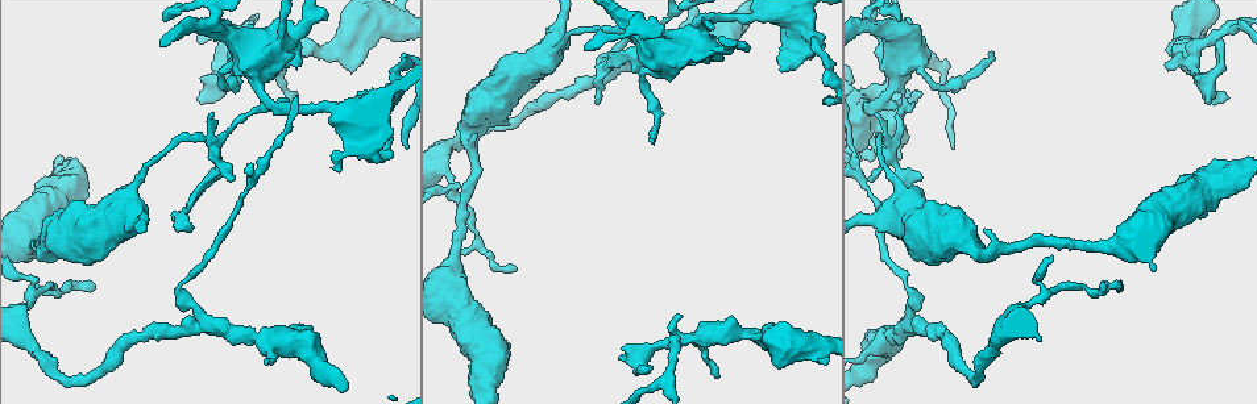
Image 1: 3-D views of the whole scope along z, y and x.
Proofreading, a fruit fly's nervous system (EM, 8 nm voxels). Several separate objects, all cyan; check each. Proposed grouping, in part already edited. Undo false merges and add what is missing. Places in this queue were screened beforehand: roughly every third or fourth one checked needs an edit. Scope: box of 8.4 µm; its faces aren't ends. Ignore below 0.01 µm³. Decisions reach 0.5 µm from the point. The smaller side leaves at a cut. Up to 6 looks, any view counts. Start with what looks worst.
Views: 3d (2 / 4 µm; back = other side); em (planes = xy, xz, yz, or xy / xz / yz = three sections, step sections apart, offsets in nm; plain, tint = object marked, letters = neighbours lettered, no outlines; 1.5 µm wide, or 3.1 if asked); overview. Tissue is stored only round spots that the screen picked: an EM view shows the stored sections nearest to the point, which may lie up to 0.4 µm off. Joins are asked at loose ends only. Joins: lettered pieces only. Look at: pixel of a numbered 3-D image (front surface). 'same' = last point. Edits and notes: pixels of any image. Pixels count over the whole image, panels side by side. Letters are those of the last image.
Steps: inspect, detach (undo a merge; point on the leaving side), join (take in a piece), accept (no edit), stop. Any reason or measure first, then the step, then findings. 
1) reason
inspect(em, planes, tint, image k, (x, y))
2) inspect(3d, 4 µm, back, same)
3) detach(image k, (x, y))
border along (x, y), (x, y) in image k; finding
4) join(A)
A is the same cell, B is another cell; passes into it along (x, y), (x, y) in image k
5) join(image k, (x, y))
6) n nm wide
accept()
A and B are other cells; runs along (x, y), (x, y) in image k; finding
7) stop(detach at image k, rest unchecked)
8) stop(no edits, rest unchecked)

narrows sharply
inspect(em, xy, step 4, tint, image 1, (681, 339))

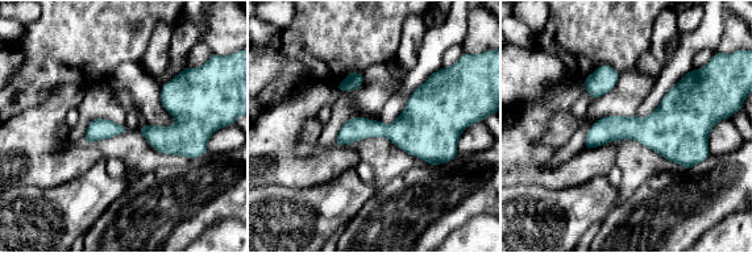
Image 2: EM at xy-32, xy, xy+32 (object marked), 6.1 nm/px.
cut it another way
inspect(em, xz, step 4, tint, same)

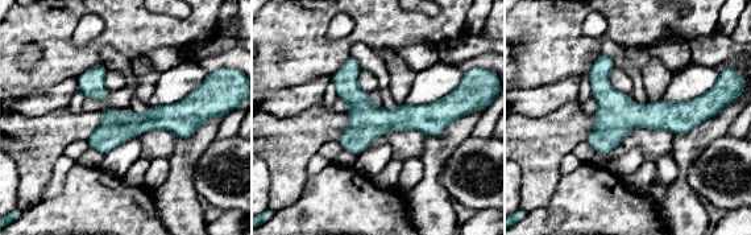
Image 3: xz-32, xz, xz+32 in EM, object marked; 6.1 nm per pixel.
what lies round it
inspect(em, xz, step 4, letters, same)

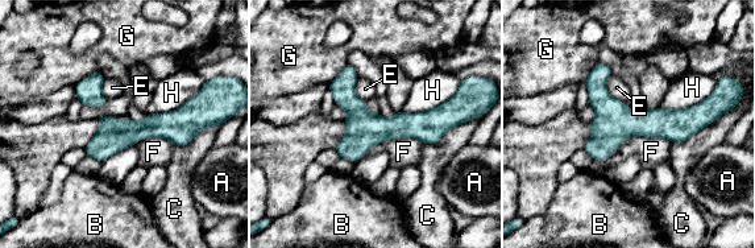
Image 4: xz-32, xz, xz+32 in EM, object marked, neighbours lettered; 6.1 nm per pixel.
accept()
A, B, C, E, F, G and H are other cells; runs along (332, 86), (373, 125), (455, 119) in image 4; one neuron here

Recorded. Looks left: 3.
a fork
inspect(3d, 2 µm, image 1, (883, 136))

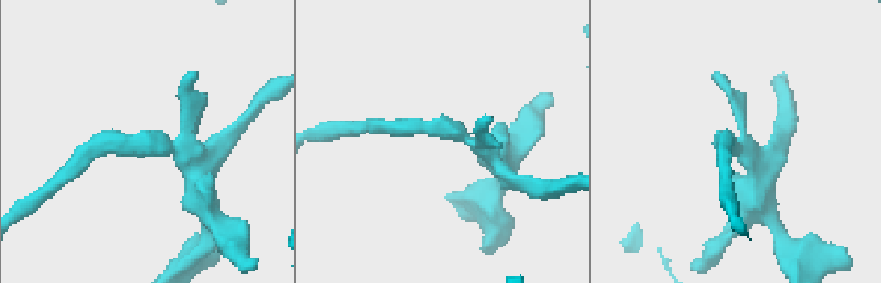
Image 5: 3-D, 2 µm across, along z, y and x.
inspect(em, yz, step 4, tint, image 5, (737, 146))

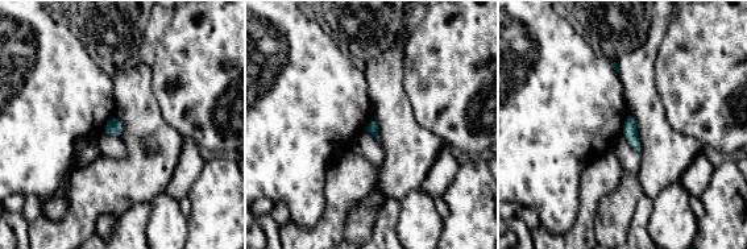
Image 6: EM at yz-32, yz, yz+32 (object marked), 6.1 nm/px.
another direction
inspect(em, planes, letters, same)

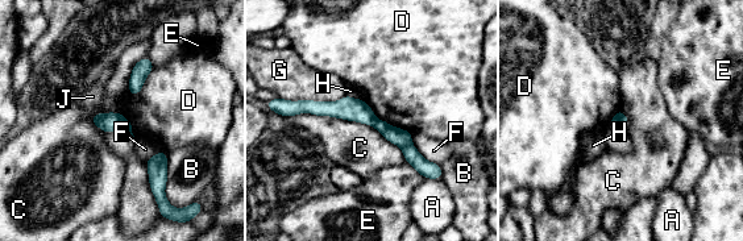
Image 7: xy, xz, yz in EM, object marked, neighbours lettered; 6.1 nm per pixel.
100 nm wide
detach(image 7, (127, 125))
A, B, C, D, E, F, G, H and J are other cells; the part that leaves runs along (377, 124), (394, 134), (432, 171) in image 7; a second neuron is stuck on

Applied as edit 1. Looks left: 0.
stop(detach at image 7, rest unchecked)

